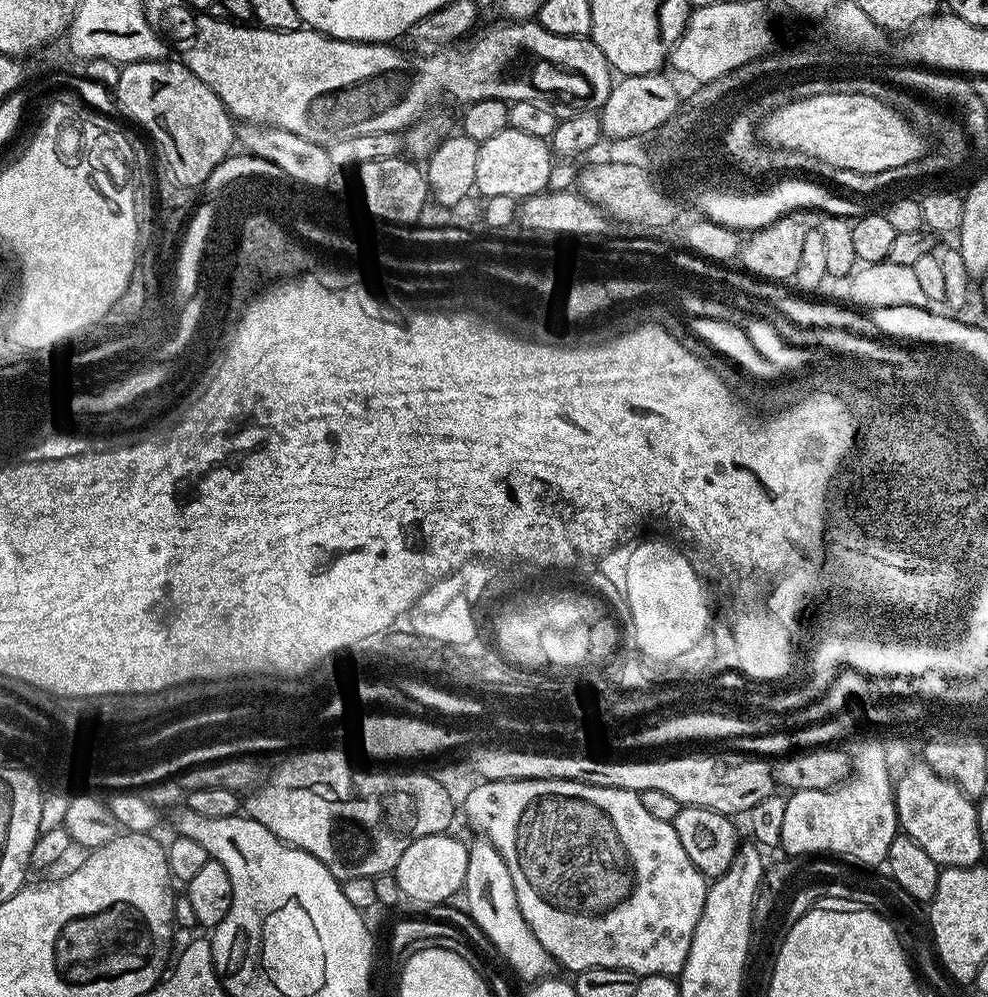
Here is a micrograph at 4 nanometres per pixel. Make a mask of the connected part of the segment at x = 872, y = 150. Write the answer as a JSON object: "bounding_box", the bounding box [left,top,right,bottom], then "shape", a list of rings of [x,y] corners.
{"bounding_box":[759,94,926,175],"shape":[[[819,94],[774,110],[759,124],[759,139],[770,147],[801,151],[860,175],[874,175],[912,163],[926,152],[925,134],[878,96],[866,94]]]}

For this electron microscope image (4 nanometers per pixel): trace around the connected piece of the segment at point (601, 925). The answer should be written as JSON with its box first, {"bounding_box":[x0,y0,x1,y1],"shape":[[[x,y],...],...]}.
{"bounding_box":[464,780,709,977],"shape":[[[486,780],[476,782],[464,800],[464,812],[473,824],[477,833],[488,837],[505,859],[514,882],[518,906],[522,918],[534,930],[534,938],[546,946],[546,950],[561,969],[569,968],[572,974],[585,972],[591,968],[617,968],[627,972],[635,972],[637,977],[670,976],[679,977],[684,969],[686,954],[690,954],[690,942],[694,938],[694,926],[698,926],[698,918],[702,918],[702,910],[706,906],[706,894],[709,881],[690,862],[682,842],[678,842],[678,834],[674,826],[667,820],[654,818],[642,806],[639,795],[630,790],[614,790],[606,786],[592,786],[586,782],[570,782],[569,780],[507,780],[494,782]]]}

